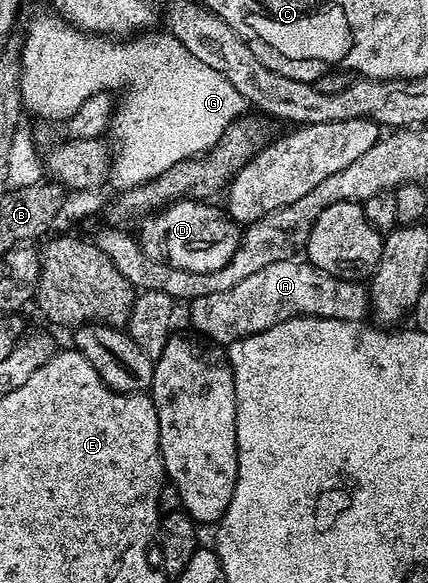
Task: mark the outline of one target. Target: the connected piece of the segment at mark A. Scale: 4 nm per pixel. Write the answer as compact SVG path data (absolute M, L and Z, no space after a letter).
M301 258L271 262L271 266L263 266L263 270L259 270L259 274L251 274L250 277L243 278L243 282L231 286L231 290L207 294L207 298L195 298L188 308L189 320L193 323L194 328L192 331L221 346L231 345L237 340L242 340L244 336L259 334L279 322L287 322L296 316L364 321L371 312L369 290L364 283L332 276Z

